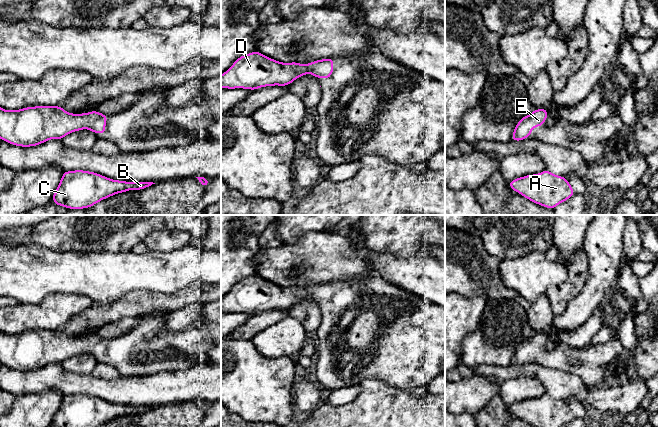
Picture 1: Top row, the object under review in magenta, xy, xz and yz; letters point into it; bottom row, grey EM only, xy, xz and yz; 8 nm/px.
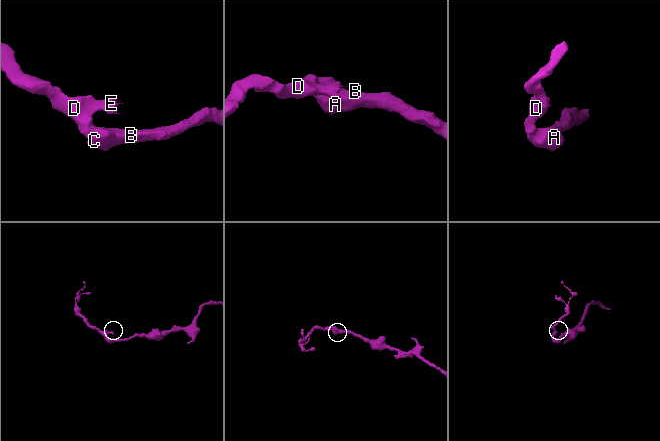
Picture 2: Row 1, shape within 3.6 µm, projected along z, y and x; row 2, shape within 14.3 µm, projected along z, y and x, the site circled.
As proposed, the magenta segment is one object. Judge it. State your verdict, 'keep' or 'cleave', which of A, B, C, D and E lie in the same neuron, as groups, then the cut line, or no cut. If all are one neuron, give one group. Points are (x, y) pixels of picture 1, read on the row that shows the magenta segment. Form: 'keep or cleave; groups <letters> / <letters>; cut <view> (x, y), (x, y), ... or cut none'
keep; groups A B C D E; cut none

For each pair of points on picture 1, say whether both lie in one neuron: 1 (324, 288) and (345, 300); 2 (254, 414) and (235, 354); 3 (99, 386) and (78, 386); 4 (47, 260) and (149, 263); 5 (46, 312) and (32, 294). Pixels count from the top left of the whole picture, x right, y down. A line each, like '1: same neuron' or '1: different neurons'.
1: same neuron
2: same neuron
3: same neuron
4: same neuron
5: different neurons

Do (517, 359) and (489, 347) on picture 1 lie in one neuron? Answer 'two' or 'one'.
two

